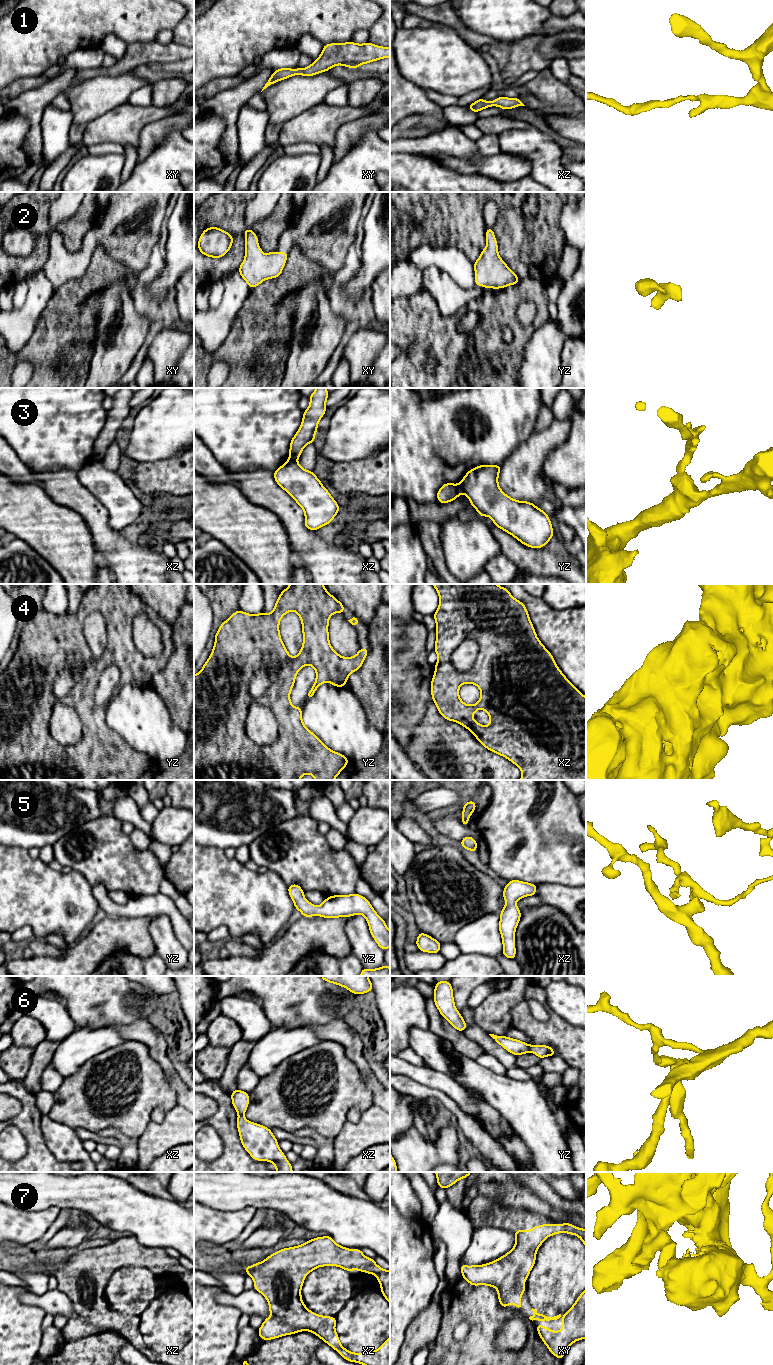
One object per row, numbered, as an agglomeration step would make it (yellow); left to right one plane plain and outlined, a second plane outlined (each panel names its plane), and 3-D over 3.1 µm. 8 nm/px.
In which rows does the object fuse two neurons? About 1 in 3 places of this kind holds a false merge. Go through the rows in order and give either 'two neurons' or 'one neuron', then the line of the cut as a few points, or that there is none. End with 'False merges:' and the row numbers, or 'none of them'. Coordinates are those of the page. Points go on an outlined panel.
1: one neuron; no cut
2: one neuron; no cut
3: two neurons; cut in yz along (459, 484), (462, 492)
4: two neurons; cut in yz along (276, 665), (258, 669), (250, 682), (246, 734), (258, 746)
5: one neuron; no cut
6: two neurons; cut in yz along (528, 1045), (529, 1051)
7: two neurons; cut in xz along (268, 1318), (281, 1320), (285, 1326), (293, 1325), (300, 1330)
False merges: 3, 4, 6, 7

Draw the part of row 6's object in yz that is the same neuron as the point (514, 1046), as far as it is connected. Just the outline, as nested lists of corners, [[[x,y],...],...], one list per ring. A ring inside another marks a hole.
[[[489,1034],[499,1045],[501,1045],[508,1052],[519,1056],[521,1054],[526,1054],[529,1052],[529,1044],[524,1043],[518,1039],[512,1039],[507,1036],[497,1036],[494,1034]]]

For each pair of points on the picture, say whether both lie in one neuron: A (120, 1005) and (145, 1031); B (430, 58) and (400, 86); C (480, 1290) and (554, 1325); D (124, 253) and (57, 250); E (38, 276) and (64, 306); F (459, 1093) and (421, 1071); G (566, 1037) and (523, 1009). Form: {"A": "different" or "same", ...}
{"A": "different", "B": "different", "C": "different", "D": "same", "E": "different", "F": "same", "G": "same"}

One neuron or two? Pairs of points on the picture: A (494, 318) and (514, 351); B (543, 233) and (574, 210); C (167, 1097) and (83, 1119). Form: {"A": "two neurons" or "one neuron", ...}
{"A": "one neuron", "B": "two neurons", "C": "one neuron"}

